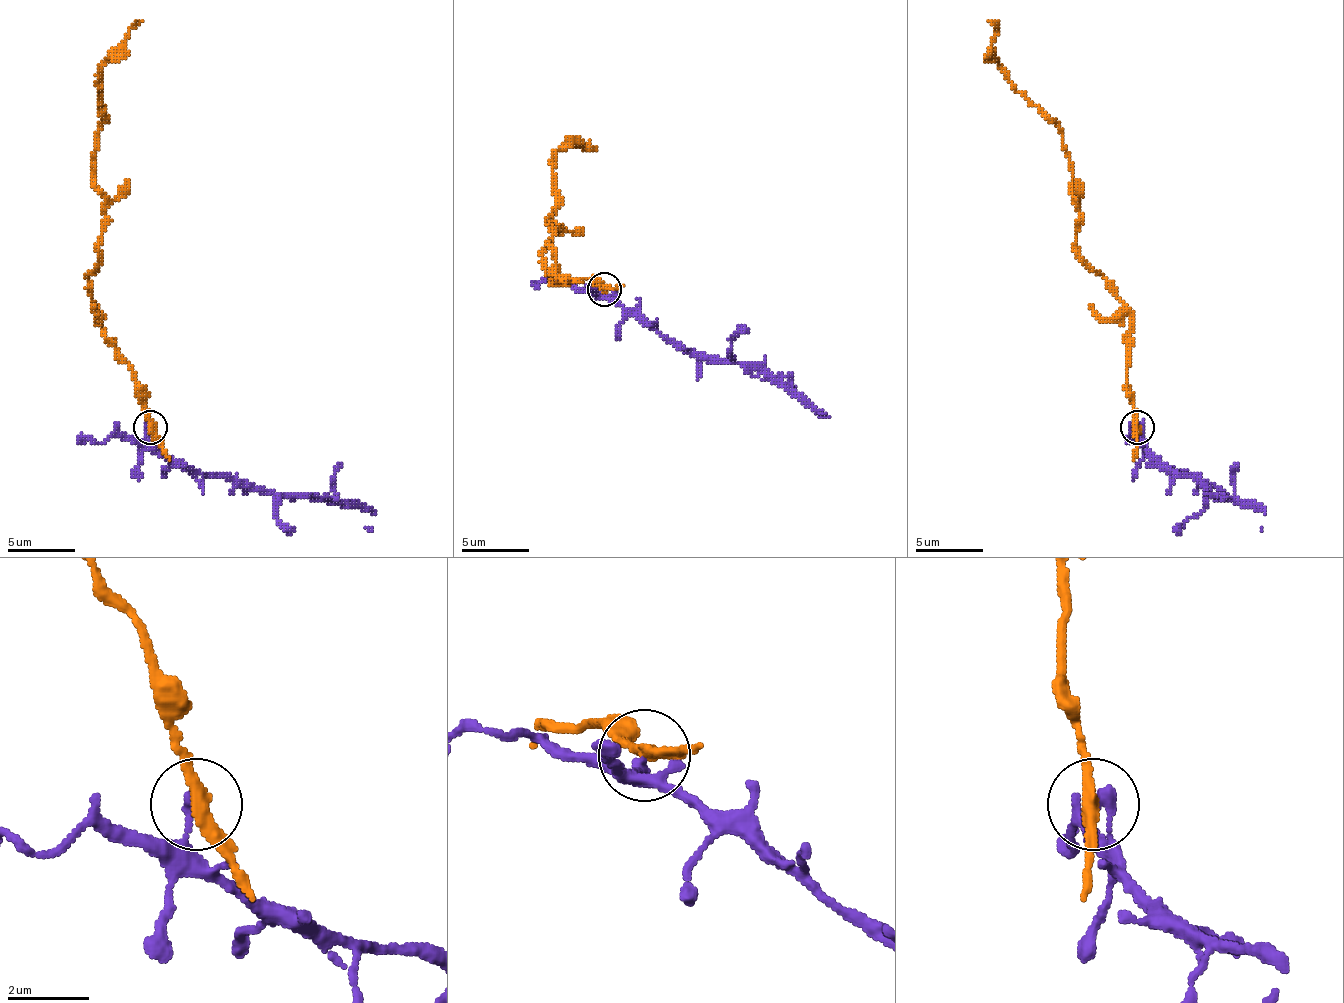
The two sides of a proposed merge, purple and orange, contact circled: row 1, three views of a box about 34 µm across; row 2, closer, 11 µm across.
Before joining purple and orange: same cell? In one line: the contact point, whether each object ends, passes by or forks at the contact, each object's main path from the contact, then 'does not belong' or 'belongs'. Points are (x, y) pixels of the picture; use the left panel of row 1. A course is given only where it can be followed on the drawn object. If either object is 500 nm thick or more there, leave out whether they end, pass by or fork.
(150, 427) | purple ends | orange passes by | purple via (149, 426), (149, 443), (172, 460), (183, 460), (267, 494), (355, 501), (372, 514), (372, 528), (365, 528) | orange via (149, 426), (145, 392), (108, 338), (88, 274), (101, 244), (105, 203), (95, 183), (98, 68), (142, 21) | does not belong

